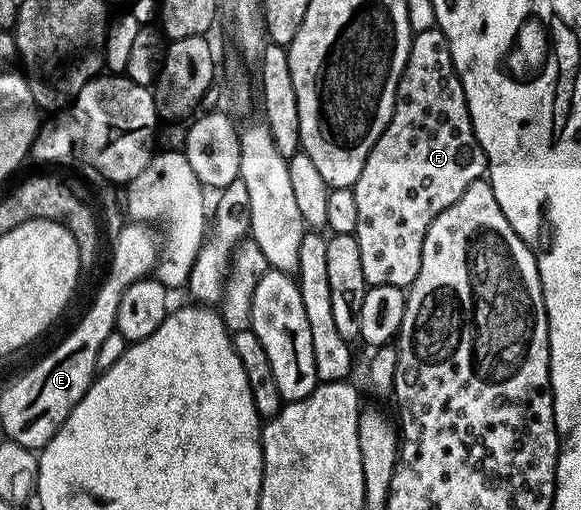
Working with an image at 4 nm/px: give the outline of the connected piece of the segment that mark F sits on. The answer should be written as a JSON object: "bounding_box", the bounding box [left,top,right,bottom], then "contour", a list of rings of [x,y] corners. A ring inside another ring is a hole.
{"bounding_box":[353,25,487,288],"contour":[[[437,25],[432,29],[424,29],[417,32],[410,41],[408,61],[406,62],[404,73],[398,82],[392,117],[388,121],[386,128],[380,133],[378,140],[372,145],[368,157],[364,161],[364,169],[360,169],[360,177],[354,182],[353,186],[354,196],[356,197],[356,229],[353,235],[360,245],[360,269],[364,273],[366,284],[370,287],[409,288],[410,283],[416,281],[416,273],[420,273],[422,246],[424,245],[426,230],[432,225],[432,221],[441,211],[448,209],[448,205],[452,205],[459,199],[464,193],[464,189],[468,189],[468,185],[472,185],[477,179],[483,178],[487,171],[486,151],[480,145],[480,141],[474,132],[474,126],[470,120],[470,106],[466,103],[466,91],[462,87],[462,78],[454,71],[454,62],[452,61],[452,53],[448,45],[448,37],[444,37],[444,33]]]}

